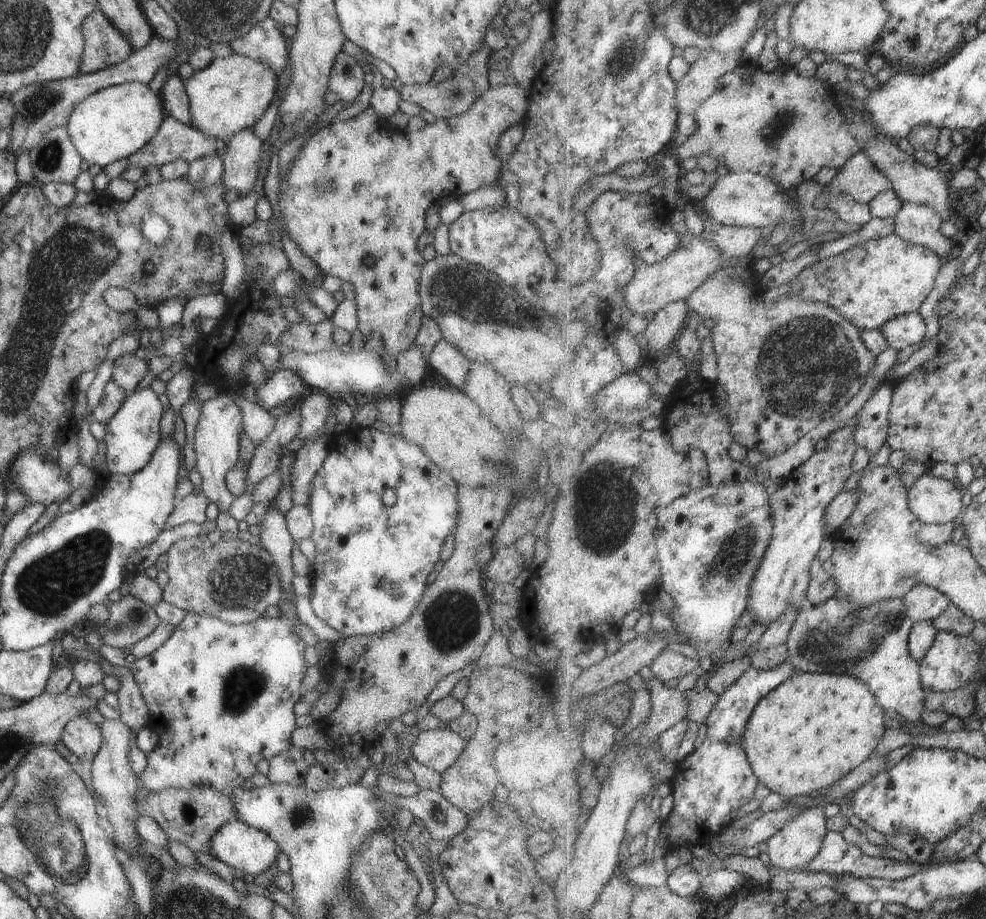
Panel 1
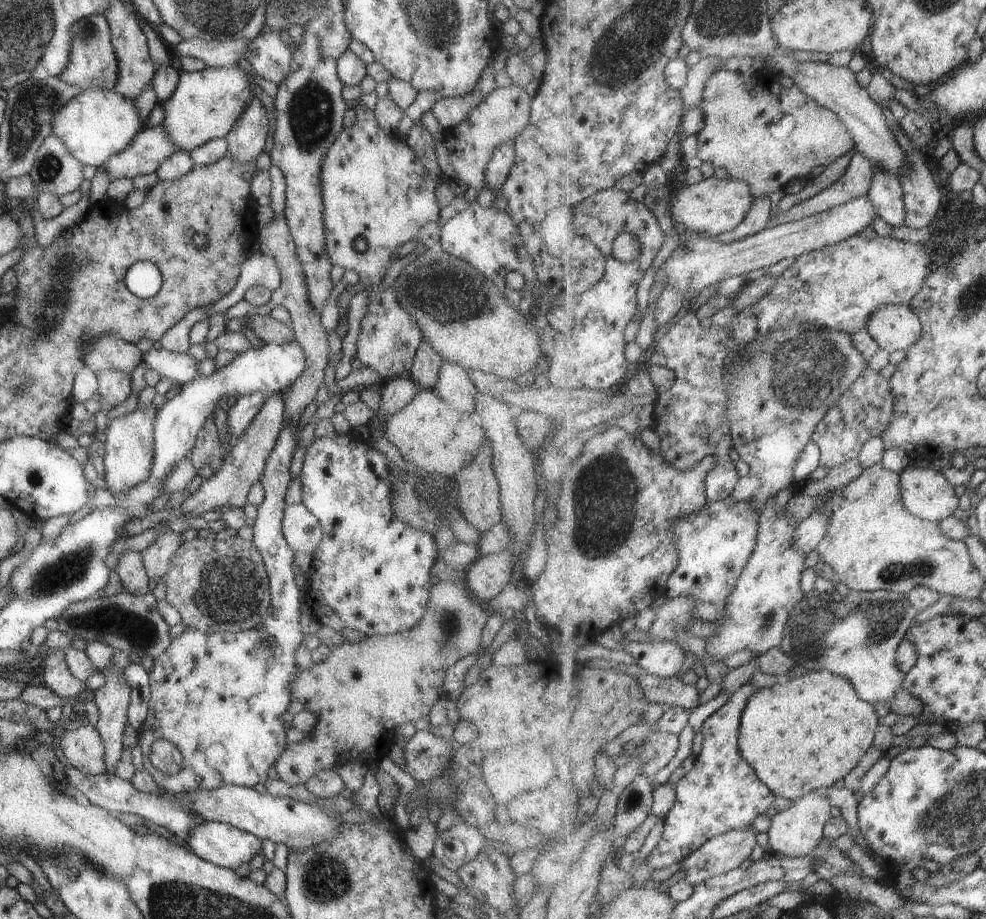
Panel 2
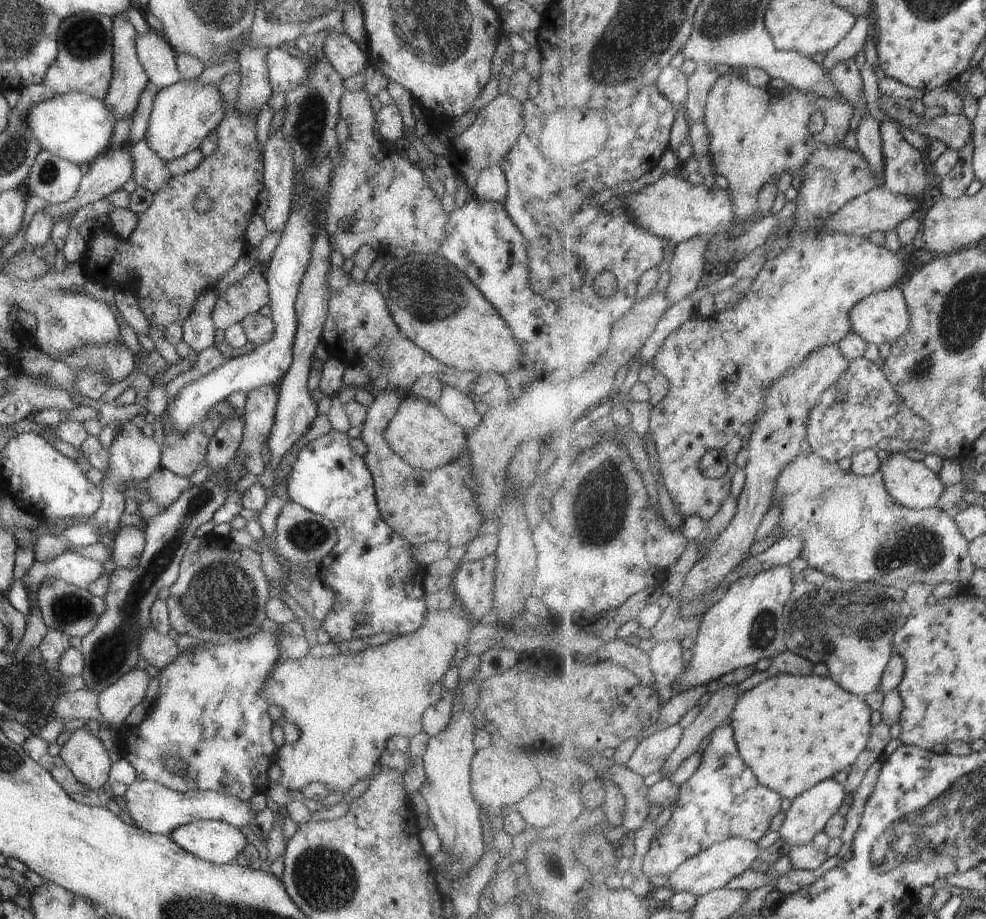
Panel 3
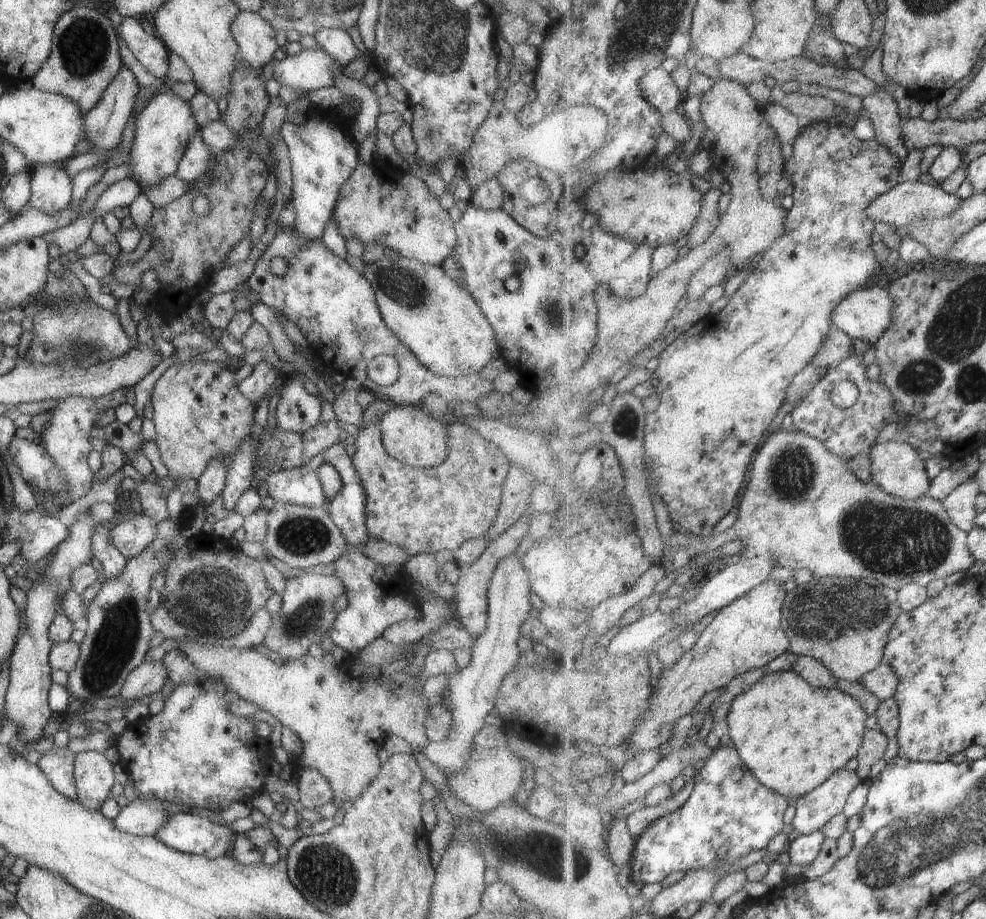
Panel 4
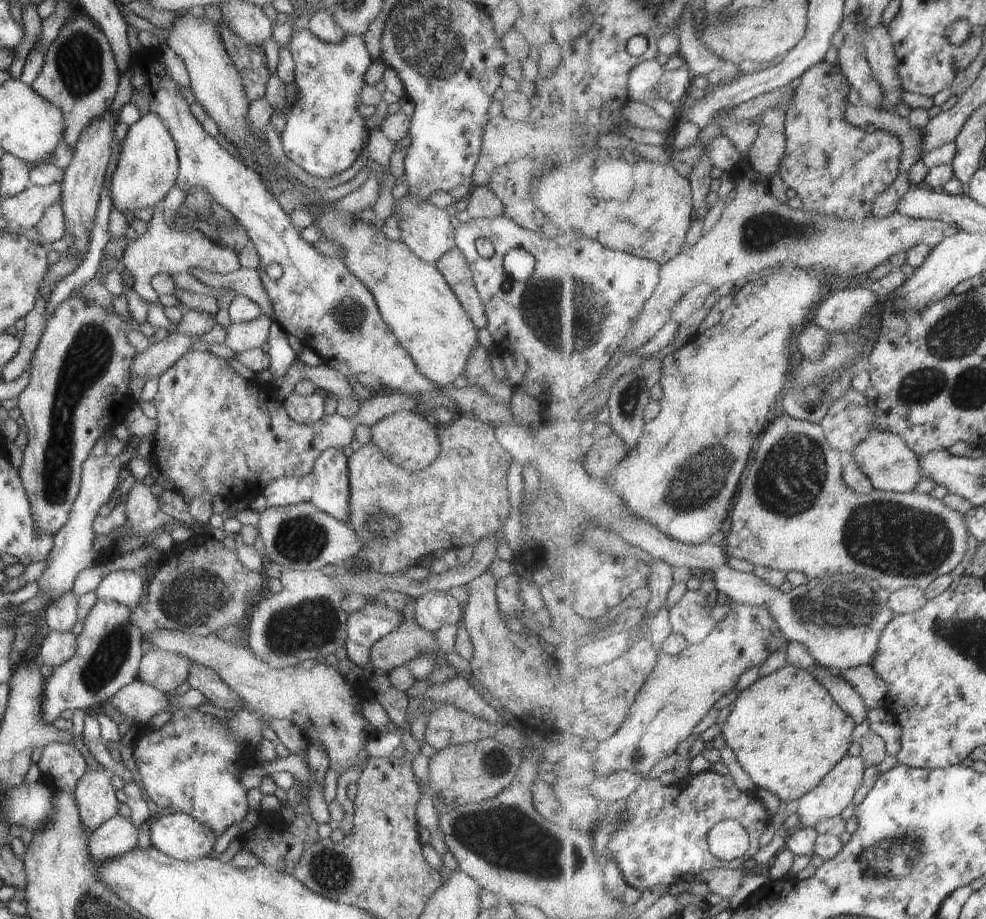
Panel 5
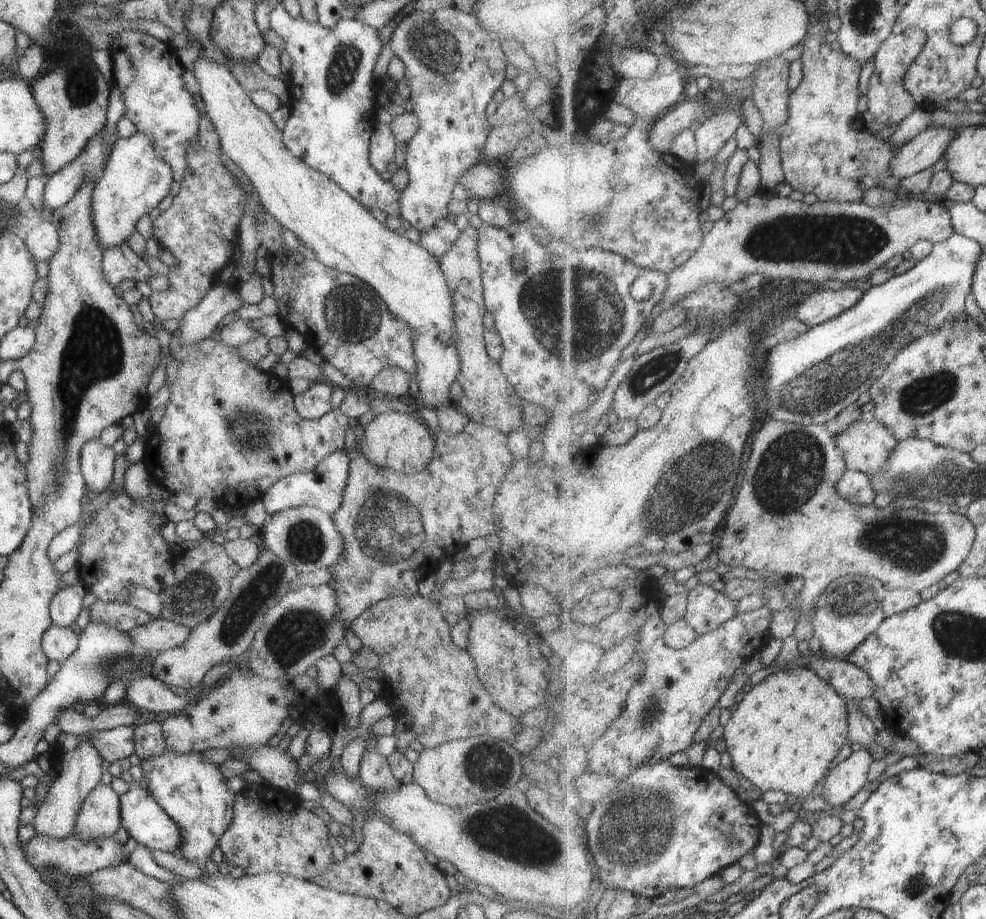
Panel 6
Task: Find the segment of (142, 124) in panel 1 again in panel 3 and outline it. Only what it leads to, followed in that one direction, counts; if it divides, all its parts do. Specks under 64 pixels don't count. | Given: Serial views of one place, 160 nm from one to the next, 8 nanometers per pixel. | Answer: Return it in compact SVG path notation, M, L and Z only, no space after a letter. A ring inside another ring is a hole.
M79 91L61 93L32 104L25 122L28 122L28 129L33 133L40 150L79 166L89 164L110 148L109 134L116 121L108 110L101 99L93 98L90 94Z

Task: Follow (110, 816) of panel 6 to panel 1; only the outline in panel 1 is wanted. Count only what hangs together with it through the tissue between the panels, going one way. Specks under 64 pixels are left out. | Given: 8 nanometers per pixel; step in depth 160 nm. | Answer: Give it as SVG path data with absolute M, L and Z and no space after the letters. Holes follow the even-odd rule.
M74 717L65 724L60 740L82 762L92 762L101 746L101 728L87 718Z

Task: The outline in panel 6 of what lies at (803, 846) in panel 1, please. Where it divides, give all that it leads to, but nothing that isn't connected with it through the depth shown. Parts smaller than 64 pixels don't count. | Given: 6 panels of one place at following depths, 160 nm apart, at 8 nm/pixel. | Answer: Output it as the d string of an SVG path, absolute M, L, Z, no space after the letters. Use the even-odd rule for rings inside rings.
M862 749L851 753L826 776L820 796L829 806L843 806L867 784L867 774L874 756Z

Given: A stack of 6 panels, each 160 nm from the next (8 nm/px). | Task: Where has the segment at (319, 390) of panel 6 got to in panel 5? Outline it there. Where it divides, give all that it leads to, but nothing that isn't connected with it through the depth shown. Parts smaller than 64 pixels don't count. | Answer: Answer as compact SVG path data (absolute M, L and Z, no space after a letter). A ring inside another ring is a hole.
M313 392L310 396L287 394L282 401L283 412L297 424L313 424L323 415L324 399Z

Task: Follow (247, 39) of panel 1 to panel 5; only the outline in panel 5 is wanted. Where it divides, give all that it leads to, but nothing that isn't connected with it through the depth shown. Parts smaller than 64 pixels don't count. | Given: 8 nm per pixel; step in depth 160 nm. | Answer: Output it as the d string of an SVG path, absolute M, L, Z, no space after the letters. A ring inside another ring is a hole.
M307 28L287 32L291 35L290 43L287 45L287 48L290 51L292 60L294 61L294 82L297 85L297 90L301 93L301 98L291 105L290 114L285 118L283 132L279 135L281 138L281 144L283 145L285 156L305 171L305 173L315 176L316 178L329 179L341 172L345 172L346 169L352 166L356 158L362 152L363 128L366 128L366 126L364 124L364 119L361 118L359 112L357 112L357 106L361 105L361 102L359 102L359 90L365 85L363 76L367 71L367 67L372 64L373 61L367 52L362 37L363 35L346 34L337 44L335 44L314 38L313 34L311 34Z

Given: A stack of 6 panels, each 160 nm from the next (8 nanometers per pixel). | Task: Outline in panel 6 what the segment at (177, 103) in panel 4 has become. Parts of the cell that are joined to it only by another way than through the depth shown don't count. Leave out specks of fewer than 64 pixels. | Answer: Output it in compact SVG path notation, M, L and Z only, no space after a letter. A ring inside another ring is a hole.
M135 131L129 138L115 140L109 151L101 178L95 180L91 193L90 217L94 226L97 244L101 250L107 247L114 247L133 234L135 222L148 214L159 204L162 198L169 194L169 185L172 181L171 167L156 155L151 137L147 133Z

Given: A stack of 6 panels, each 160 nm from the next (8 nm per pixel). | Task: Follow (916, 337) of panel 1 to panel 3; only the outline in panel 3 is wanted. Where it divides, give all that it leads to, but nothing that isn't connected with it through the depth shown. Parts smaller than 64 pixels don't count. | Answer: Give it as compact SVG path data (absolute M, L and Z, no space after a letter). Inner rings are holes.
M891 287L864 298L852 308L853 330L868 344L883 346L912 327L912 316L901 288Z

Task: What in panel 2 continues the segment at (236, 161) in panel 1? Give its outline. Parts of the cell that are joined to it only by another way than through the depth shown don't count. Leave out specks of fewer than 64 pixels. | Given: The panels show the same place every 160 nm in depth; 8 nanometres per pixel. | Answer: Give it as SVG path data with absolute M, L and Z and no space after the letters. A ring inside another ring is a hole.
M253 95L248 100L244 111L232 124L224 139L227 143L227 155L238 163L248 163L255 160L256 156L266 148L267 140L267 115L262 105Z

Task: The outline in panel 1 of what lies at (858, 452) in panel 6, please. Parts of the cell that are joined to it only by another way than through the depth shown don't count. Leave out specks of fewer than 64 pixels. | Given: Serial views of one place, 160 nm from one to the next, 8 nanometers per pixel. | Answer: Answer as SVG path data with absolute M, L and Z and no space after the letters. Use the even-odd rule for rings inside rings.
M925 473L908 491L909 508L922 524L953 523L966 508L963 492L955 480L942 480Z

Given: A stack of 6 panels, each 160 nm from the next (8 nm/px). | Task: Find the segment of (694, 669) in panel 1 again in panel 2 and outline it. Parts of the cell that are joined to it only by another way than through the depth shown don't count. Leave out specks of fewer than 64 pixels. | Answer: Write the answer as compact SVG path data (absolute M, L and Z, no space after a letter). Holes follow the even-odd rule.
M627 642L623 649L635 658L636 664L652 675L668 679L679 676L685 668L684 650L675 642Z

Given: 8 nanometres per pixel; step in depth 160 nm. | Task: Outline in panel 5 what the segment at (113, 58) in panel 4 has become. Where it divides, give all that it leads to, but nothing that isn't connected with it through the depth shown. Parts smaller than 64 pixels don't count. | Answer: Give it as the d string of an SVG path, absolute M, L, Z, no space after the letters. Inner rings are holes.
M79 14L71 22L61 25L57 36L46 48L41 70L30 88L59 108L65 124L62 143L74 149L81 130L109 108L117 92L120 71L105 35L89 16Z

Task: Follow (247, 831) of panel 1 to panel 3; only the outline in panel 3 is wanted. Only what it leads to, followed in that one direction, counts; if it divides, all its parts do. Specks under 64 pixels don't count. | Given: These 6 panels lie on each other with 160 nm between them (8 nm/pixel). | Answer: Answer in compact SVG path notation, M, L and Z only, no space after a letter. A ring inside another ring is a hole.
M213 819L188 822L167 836L194 857L218 865L233 862L247 843L236 826Z

